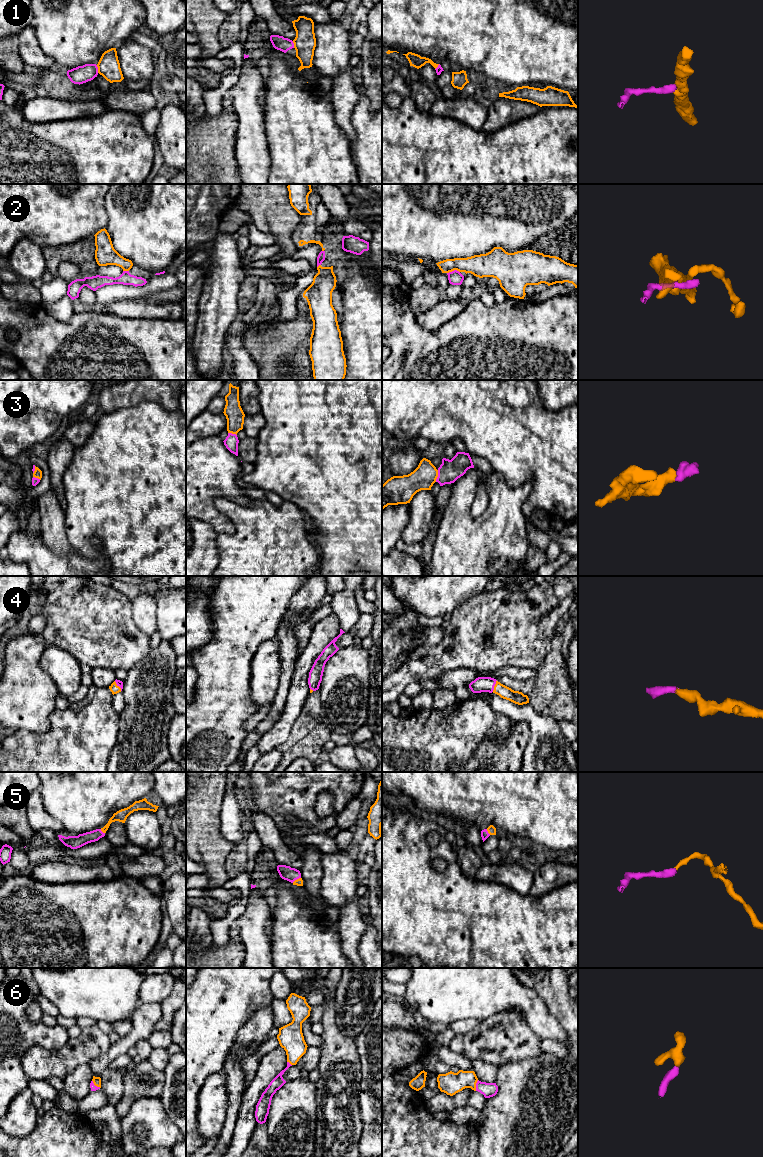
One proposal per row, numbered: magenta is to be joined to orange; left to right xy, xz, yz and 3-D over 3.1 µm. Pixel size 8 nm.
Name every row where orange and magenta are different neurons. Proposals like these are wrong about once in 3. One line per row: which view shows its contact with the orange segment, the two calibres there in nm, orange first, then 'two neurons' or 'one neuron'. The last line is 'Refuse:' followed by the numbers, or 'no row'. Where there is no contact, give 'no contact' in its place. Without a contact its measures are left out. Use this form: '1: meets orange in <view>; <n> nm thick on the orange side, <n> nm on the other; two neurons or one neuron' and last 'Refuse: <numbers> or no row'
1: meets orange in xy; 180 nm thick on the orange side, 140 nm on the other; two neurons
2: meets orange in yz; 190 nm thick on the orange side, 110 nm on the other; two neurons
3: meets orange in yz; 190 nm thick on the orange side, 180 nm on the other; one neuron
4: meets orange in yz; 100 nm thick on the orange side, 130 nm on the other; one neuron
5: meets orange in xz; 60 nm thick on the orange side, 110 nm on the other; one neuron
6: meets orange in yz; 180 nm thick on the orange side, 110 nm on the other; one neuron
Refuse: 1, 2

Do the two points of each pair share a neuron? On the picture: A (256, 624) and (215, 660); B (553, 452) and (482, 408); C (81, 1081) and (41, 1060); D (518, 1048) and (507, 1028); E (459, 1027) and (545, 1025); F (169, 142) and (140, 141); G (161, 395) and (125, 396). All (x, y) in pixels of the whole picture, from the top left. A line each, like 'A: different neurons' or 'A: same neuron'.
A: same neuron
B: same neuron
C: different neurons
D: same neuron
E: different neurons
F: different neurons
G: same neuron

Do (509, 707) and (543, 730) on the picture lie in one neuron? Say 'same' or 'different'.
same

